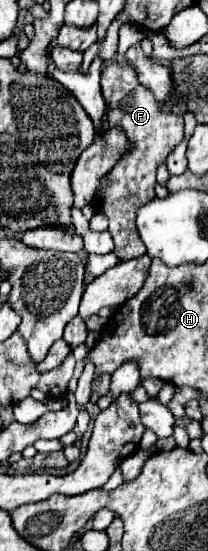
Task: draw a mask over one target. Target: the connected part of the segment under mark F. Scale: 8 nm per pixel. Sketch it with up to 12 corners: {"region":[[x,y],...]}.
{"region":[[105,66],[107,126],[131,150],[103,176],[95,210],[113,252],[145,254],[137,210],[155,198],[157,166],[185,140],[131,66]]}

